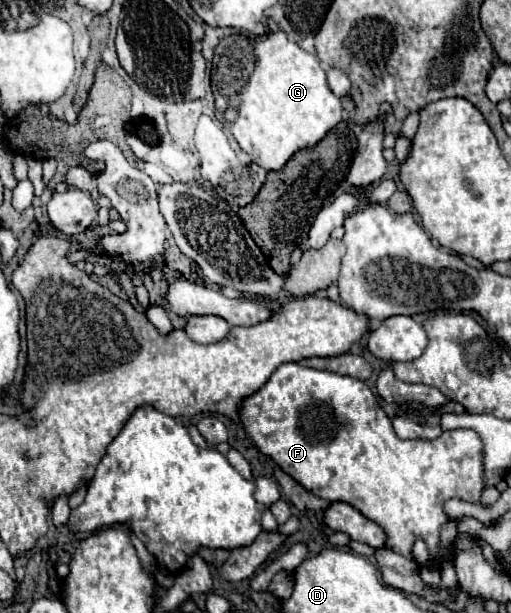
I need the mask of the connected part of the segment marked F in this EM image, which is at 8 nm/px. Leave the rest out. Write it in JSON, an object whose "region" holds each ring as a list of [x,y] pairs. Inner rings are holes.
{"region":[[[283,363],[261,389],[241,401],[239,417],[247,439],[263,455],[271,457],[287,475],[291,475],[313,495],[331,503],[343,501],[359,509],[367,519],[385,529],[387,547],[405,557],[411,557],[415,539],[425,539],[437,561],[441,561],[445,555],[451,555],[439,547],[439,527],[447,521],[447,515],[443,513],[443,501],[457,497],[479,503],[483,493],[483,445],[475,431],[455,429],[443,431],[431,441],[401,441],[371,389],[353,377],[301,367],[297,363]]]}

